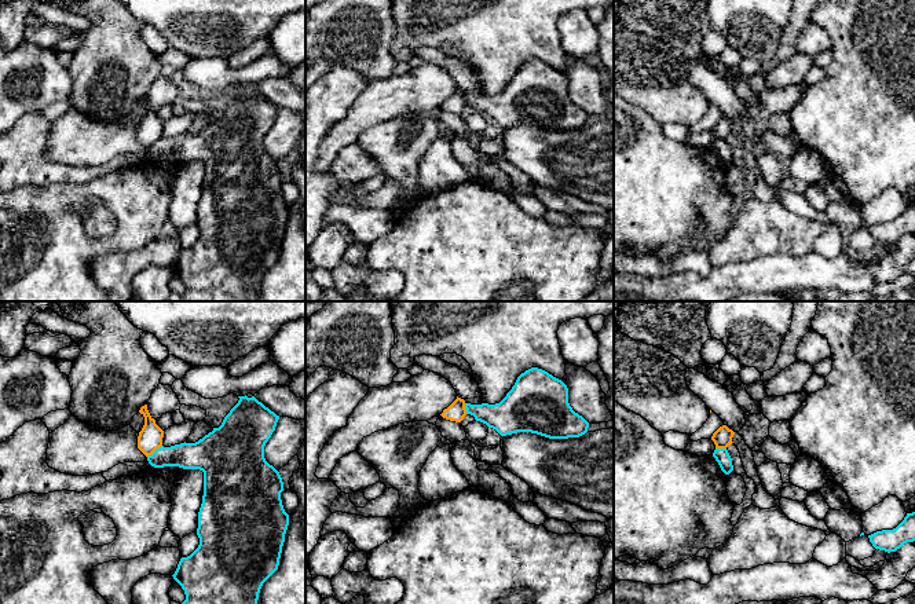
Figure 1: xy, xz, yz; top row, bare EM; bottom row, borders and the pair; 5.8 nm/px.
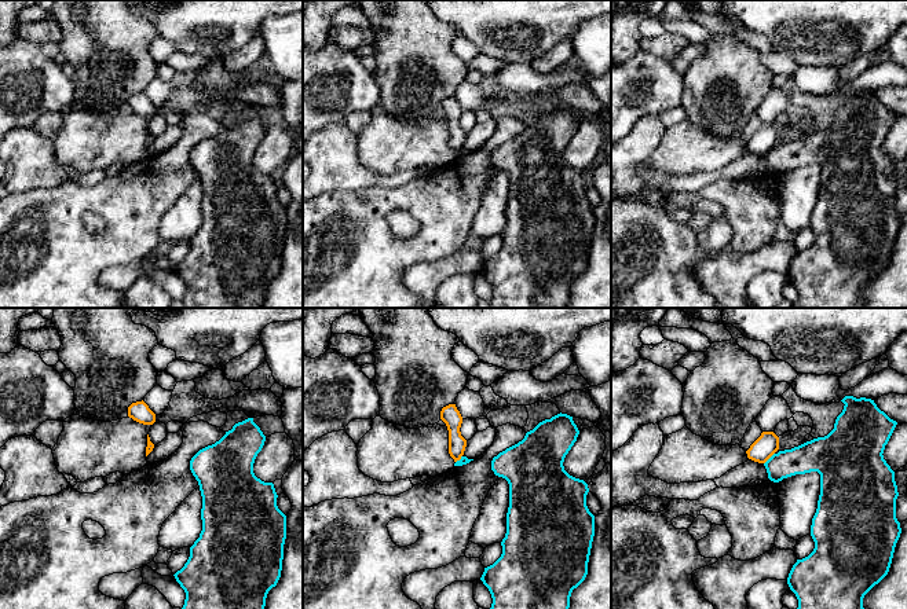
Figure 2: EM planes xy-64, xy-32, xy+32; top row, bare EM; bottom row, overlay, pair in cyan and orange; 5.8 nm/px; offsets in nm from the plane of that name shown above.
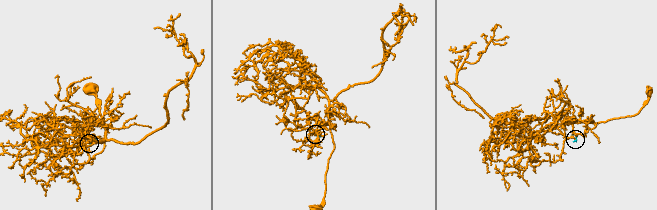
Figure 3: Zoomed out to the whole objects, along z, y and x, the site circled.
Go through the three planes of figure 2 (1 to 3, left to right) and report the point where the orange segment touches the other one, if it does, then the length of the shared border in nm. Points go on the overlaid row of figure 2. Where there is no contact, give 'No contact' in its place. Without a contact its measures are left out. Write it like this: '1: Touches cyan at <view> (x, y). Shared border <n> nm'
1: No contact
2: Touches cyan at xy-32 (460, 459). Shared border 60 nm
3: Touches cyan at xy+32 (770, 458). Shared border 90 nm

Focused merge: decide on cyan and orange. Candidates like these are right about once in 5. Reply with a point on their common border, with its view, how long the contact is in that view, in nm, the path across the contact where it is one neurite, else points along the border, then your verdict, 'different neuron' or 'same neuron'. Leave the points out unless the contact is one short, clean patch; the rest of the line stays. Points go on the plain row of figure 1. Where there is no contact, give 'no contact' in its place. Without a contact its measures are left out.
xy (156, 142) | 120 nm | along xy (161, 136), (147, 149) | different neuron

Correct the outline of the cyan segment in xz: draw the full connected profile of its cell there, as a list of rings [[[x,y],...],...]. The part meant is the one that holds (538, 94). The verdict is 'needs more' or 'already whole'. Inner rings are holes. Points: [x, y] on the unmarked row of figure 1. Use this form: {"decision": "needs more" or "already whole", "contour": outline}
{"decision": "already whole", "contour": [[[538,59],[521,65],[499,95],[465,95],[465,100],[501,128],[531,124],[568,131],[585,127],[589,120],[589,114],[570,98],[567,77]]]}

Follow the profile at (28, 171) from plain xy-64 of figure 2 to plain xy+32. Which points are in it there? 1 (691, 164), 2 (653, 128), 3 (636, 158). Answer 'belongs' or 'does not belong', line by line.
1: does not belong
2: belongs
3: belongs

